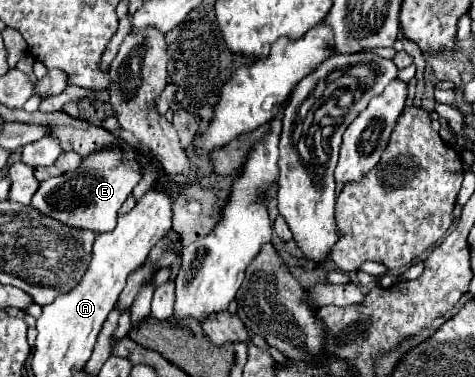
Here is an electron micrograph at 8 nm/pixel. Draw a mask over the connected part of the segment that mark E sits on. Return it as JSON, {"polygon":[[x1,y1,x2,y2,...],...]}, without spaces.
{"polygon":[[103,149,83,159,81,169,69,171,61,177,51,177,43,181,33,195,33,207,59,223,65,223,73,229,93,231,93,233,107,233,113,231,117,223,117,211,131,195,133,187,139,183,141,171,135,163,131,153,123,153,117,149]]}

